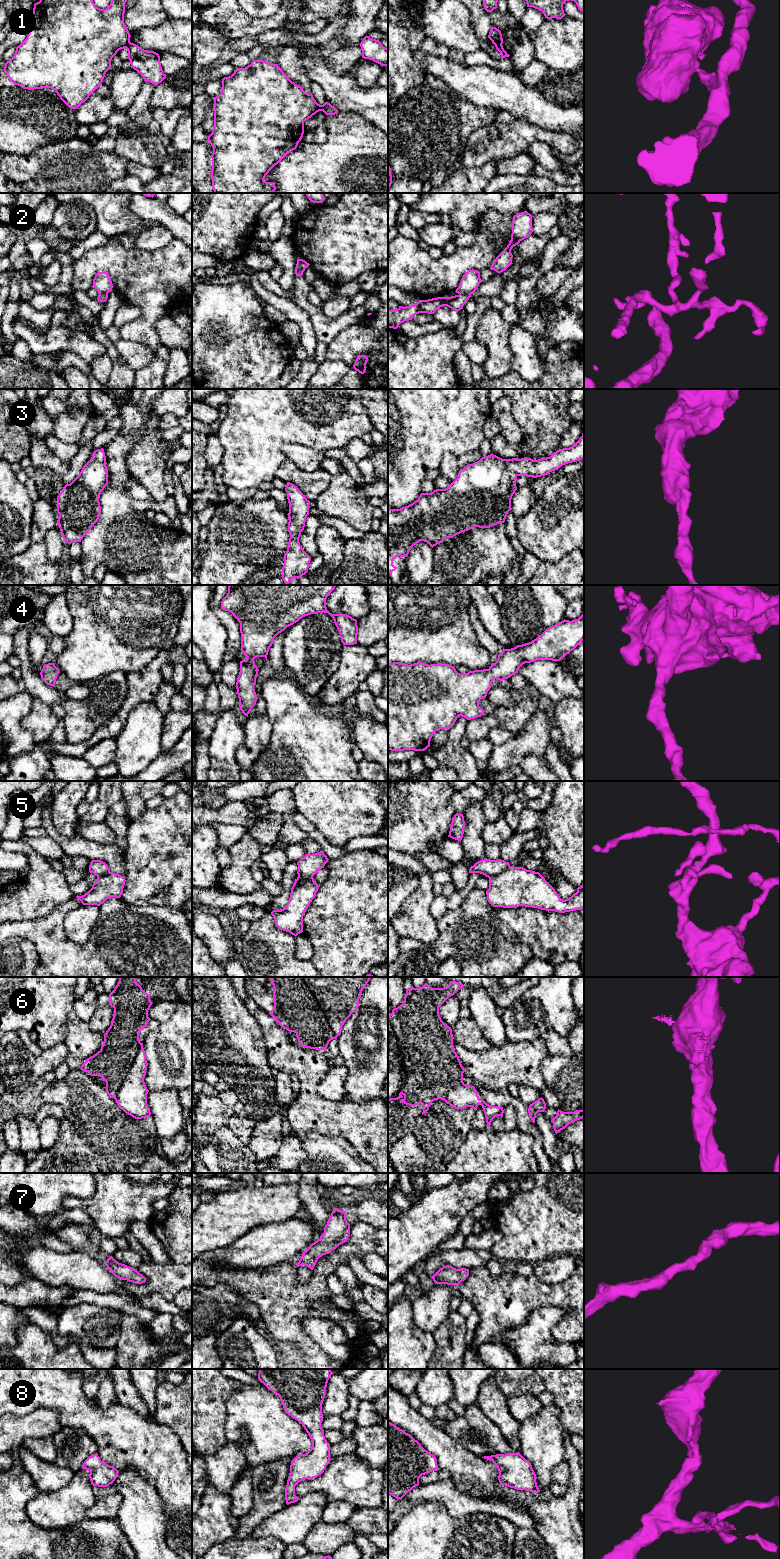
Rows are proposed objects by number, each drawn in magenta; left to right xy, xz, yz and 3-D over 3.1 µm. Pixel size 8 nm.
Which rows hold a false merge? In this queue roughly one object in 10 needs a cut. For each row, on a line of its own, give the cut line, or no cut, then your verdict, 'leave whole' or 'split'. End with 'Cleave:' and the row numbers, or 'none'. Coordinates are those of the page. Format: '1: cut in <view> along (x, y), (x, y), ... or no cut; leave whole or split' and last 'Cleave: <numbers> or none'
1: cut in yz along (495, 44), (501, 45); split
2: cut in yz along (459, 293), (470, 294); split
3: no cut; leave whole
4: no cut; leave whole
5: cut in xz along (312, 877), (297, 881), (291, 891); split
6: no cut; leave whole
7: no cut; leave whole
8: no cut; leave whole
Cleave: 1, 2, 5

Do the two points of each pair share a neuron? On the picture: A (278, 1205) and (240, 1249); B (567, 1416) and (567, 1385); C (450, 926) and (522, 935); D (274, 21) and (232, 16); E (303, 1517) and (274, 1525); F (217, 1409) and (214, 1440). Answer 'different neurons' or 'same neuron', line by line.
A: different neurons
B: same neuron
C: different neurons
D: same neuron
E: same neuron
F: same neuron

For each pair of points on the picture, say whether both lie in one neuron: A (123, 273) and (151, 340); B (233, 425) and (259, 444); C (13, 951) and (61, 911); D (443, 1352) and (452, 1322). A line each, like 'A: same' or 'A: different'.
A: same
B: same
C: different
D: same

